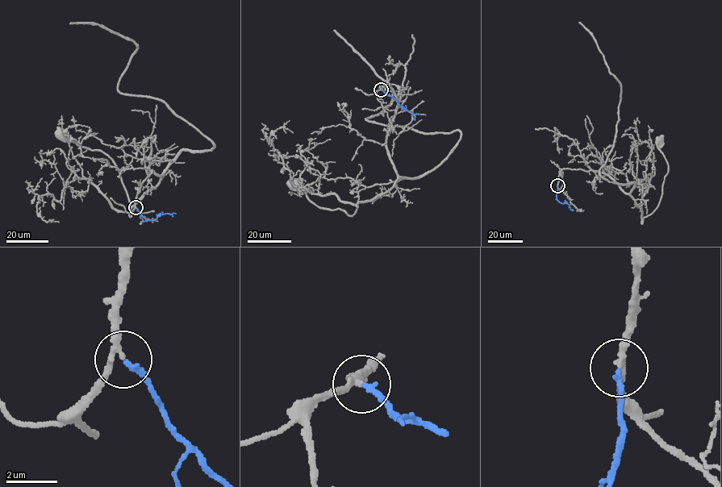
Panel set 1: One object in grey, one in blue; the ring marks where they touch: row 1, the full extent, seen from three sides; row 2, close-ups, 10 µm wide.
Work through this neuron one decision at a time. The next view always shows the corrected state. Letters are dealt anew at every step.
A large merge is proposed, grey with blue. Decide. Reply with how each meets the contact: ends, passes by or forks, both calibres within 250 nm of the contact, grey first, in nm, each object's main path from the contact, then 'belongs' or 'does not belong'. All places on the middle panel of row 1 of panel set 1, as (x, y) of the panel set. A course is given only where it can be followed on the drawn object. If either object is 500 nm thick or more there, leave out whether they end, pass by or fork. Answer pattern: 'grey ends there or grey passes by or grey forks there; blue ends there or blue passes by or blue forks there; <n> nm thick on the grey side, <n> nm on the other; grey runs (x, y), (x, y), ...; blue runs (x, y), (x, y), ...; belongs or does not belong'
grey passes by; blue ends there; 200 nm thick on the grey side, 200 nm on the other; grey runs (381, 89), (393, 88), (398, 102), (386, 136), (397, 176), (392, 187), (349, 215), (319, 207), (293, 183); blue runs (381, 89), (415, 115), (419, 114); belongs

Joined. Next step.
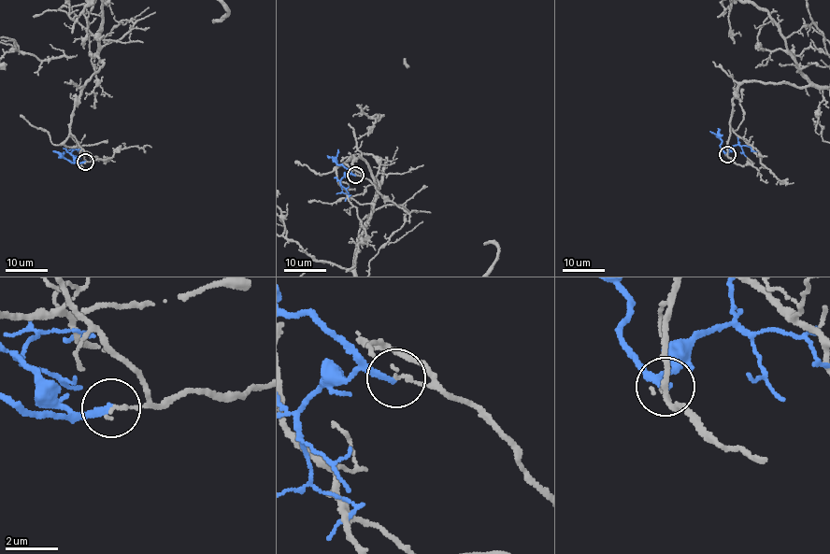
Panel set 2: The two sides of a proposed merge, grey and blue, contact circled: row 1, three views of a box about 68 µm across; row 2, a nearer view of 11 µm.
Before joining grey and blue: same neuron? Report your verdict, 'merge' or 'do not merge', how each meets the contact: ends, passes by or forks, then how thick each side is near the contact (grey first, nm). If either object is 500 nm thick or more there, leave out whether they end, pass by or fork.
do not merge | grey ends | blue ends | 150/240 nm

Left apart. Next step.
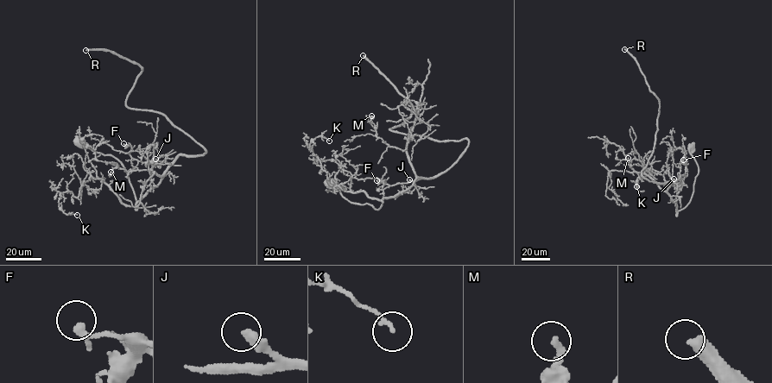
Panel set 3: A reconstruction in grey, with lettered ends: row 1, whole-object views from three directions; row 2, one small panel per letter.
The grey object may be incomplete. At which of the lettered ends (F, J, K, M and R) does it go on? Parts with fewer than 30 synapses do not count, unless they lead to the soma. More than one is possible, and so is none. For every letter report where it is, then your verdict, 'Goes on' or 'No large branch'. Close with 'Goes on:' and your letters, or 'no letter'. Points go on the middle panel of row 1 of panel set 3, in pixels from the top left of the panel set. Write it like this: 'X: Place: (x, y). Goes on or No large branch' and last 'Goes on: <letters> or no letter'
F: Place: (376, 180). No large branch
J: Place: (409, 179). Goes on
K: Place: (329, 141). No large branch
M: Place: (371, 116). No large branch
R: Place: (363, 55). Goes on
Goes on: J, R

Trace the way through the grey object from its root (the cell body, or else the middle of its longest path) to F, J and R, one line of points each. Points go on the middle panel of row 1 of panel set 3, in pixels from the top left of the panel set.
F: (329, 182), (350, 202), (376, 210), (382, 199), (406, 191), (417, 177), (422, 178), (390, 185), (376, 180)
J: (329, 182), (350, 202), (367, 204), (376, 210), (382, 199), (406, 191), (417, 177), (422, 178), (409, 179)
R: (329, 182), (350, 202), (376, 210), (417, 177), (446, 172), (468, 143), (389, 129), (411, 106), (363, 55)

